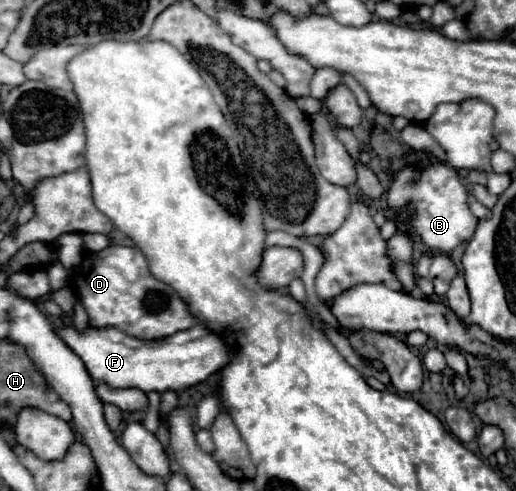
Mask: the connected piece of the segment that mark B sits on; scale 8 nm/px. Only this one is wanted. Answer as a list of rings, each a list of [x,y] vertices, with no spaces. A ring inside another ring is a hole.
[[[434,163],[426,167],[418,179],[418,183],[412,183],[412,167],[402,169],[396,175],[396,181],[392,183],[388,195],[388,205],[396,209],[398,215],[406,215],[402,209],[412,209],[410,211],[410,225],[408,229],[418,235],[430,249],[438,249],[442,253],[450,253],[456,249],[460,243],[472,239],[474,227],[478,225],[478,219],[472,215],[468,207],[468,193],[458,177],[456,169],[452,169],[446,163]]]

